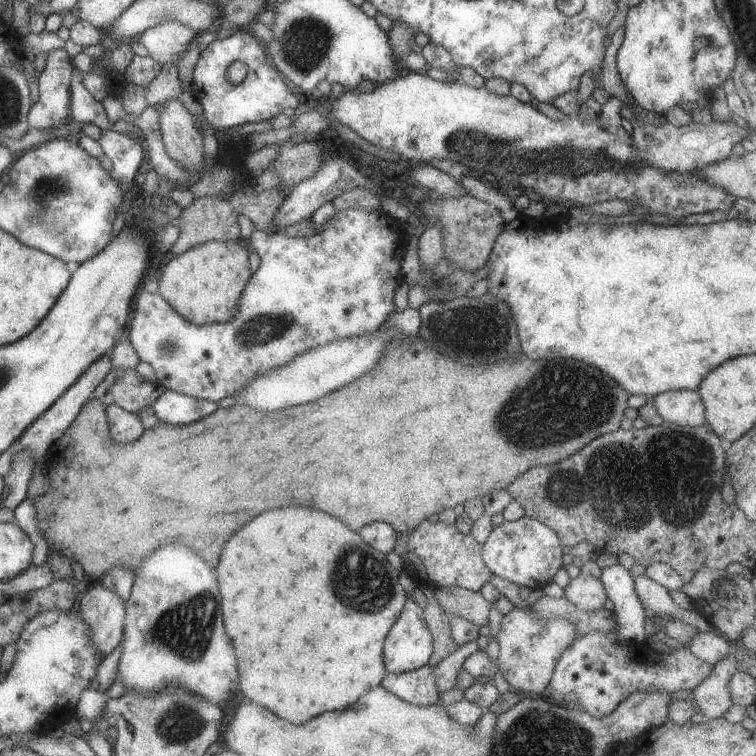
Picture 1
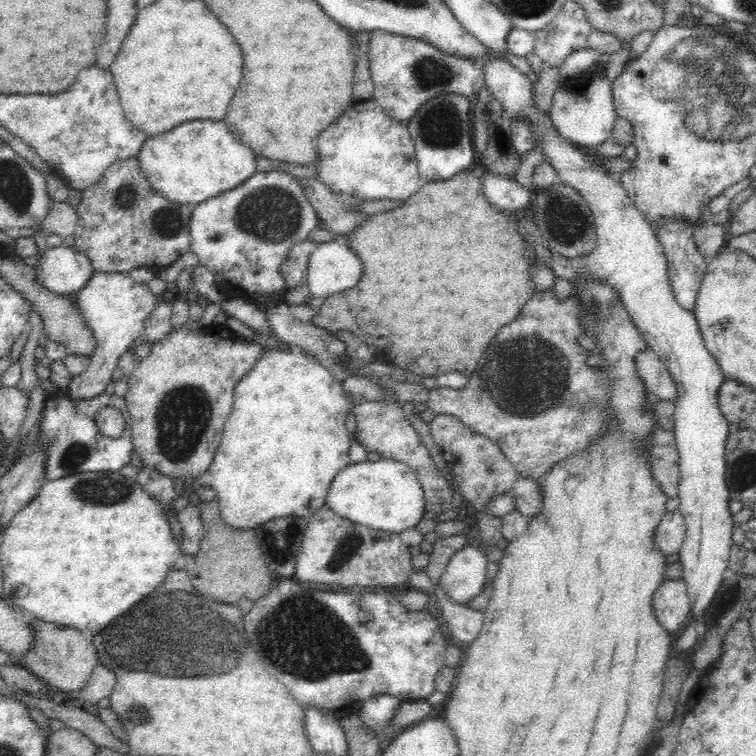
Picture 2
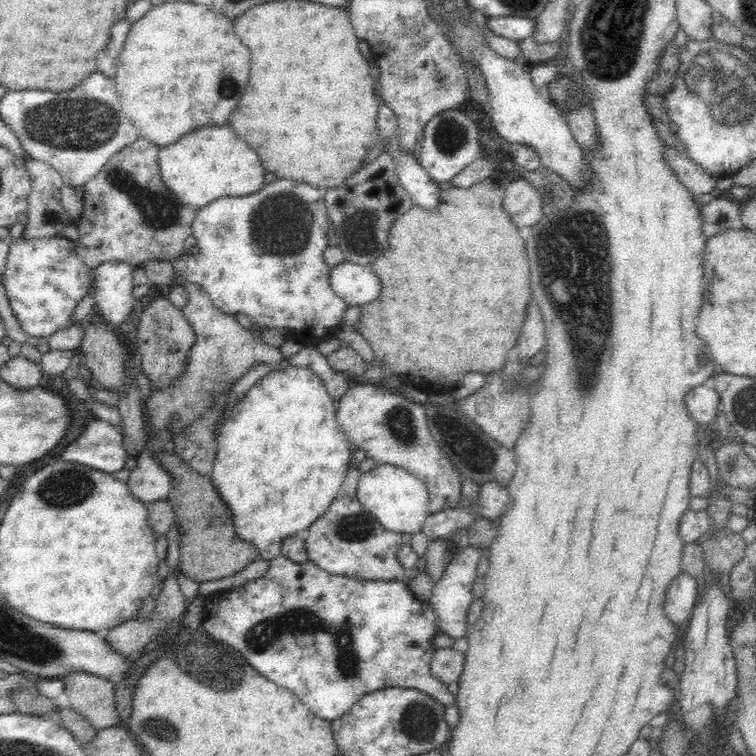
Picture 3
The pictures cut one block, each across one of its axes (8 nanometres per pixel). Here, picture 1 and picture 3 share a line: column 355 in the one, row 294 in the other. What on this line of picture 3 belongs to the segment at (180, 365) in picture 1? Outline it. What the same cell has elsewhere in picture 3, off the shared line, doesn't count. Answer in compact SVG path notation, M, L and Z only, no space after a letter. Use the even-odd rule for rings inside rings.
M278 178L276 182L270 182L270 184L262 186L258 192L248 193L246 196L225 196L213 200L211 204L208 204L205 208L196 210L197 214L195 215L195 220L191 228L191 236L197 240L200 253L194 257L183 253L182 256L174 258L171 261L174 265L174 270L182 282L196 284L204 288L204 291L210 295L214 305L222 312L231 315L234 315L236 312L244 312L258 328L265 329L266 327L270 327L290 330L291 333L288 333L288 336L296 338L303 346L310 346L311 344L322 342L324 338L328 338L328 336L336 330L337 324L342 322L342 316L344 316L344 311L348 306L348 304L330 289L328 273L331 267L324 262L321 256L322 251L328 246L326 234L331 226L329 215L327 214L327 207L325 206L326 192L326 189L315 188L304 182Z

